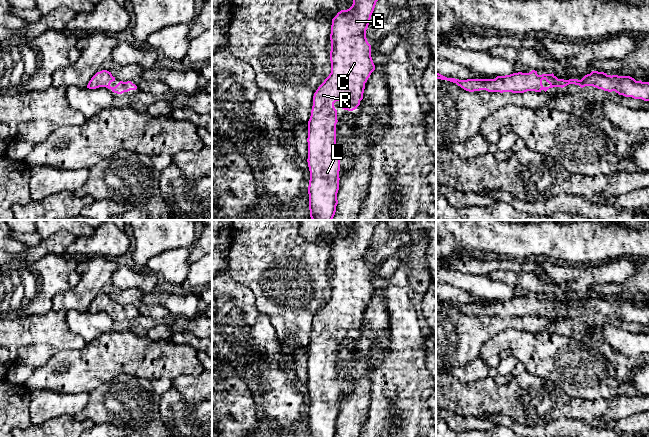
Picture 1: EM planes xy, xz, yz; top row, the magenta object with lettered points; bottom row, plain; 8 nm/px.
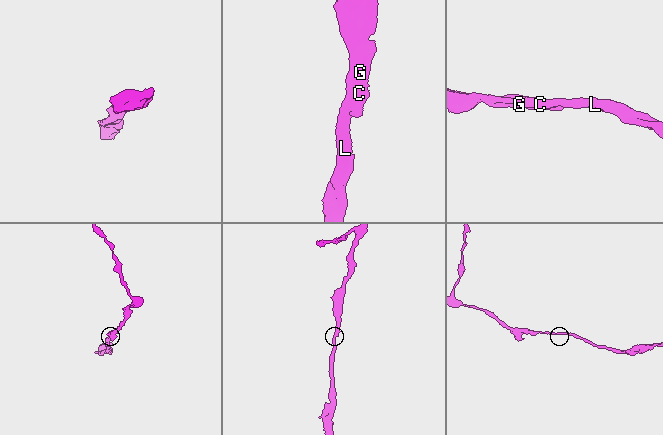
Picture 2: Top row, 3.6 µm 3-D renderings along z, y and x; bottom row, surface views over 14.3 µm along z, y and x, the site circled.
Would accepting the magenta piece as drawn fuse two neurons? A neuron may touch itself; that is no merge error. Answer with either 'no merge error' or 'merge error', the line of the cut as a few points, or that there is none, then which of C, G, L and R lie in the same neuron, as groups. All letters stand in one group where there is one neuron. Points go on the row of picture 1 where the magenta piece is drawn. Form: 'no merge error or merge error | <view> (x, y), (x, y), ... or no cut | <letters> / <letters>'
no merge error | no cut | C G L R

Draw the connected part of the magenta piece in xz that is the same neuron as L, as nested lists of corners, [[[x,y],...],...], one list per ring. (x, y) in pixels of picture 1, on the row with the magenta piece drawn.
[[[353,0],[352,6],[341,10],[332,19],[331,25],[331,73],[318,87],[313,96],[311,116],[308,121],[308,186],[309,210],[312,220],[332,220],[338,204],[340,157],[336,145],[337,110],[334,103],[339,101],[342,109],[353,111],[363,99],[365,83],[375,70],[371,57],[371,45],[366,30],[378,0]]]

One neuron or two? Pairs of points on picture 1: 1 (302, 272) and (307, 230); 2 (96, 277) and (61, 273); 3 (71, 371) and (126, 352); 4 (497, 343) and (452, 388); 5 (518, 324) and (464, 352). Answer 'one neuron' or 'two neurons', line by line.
1: two neurons
2: two neurons
3: one neuron
4: two neurons
5: one neuron

